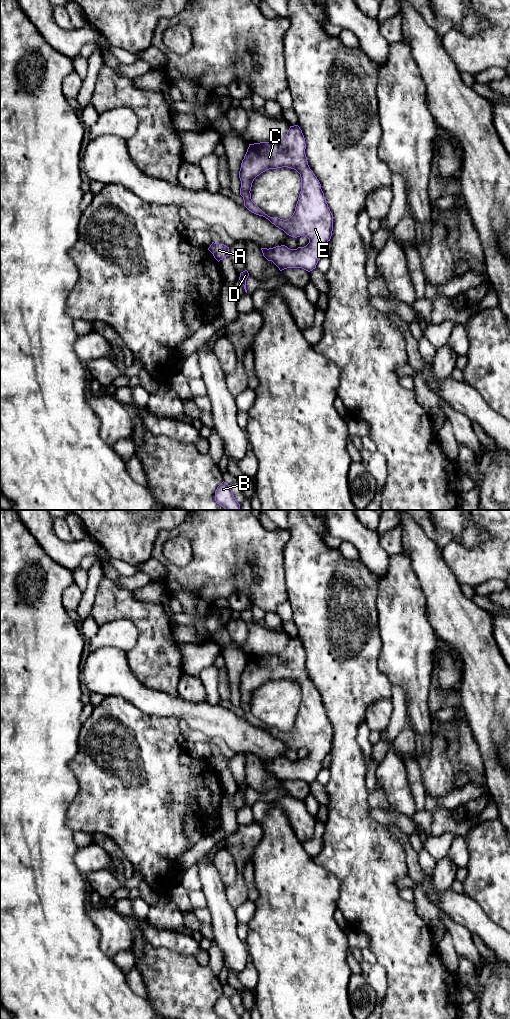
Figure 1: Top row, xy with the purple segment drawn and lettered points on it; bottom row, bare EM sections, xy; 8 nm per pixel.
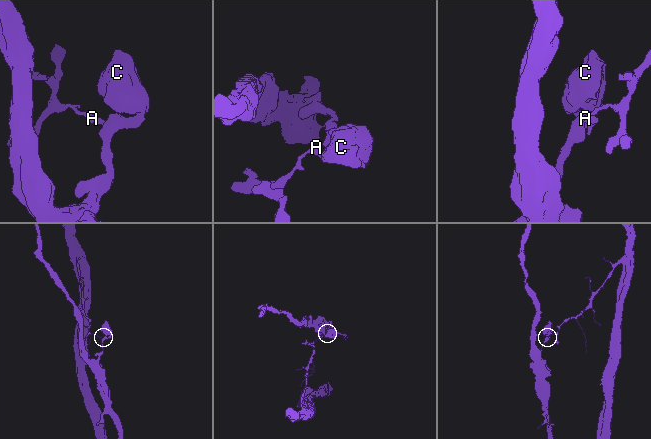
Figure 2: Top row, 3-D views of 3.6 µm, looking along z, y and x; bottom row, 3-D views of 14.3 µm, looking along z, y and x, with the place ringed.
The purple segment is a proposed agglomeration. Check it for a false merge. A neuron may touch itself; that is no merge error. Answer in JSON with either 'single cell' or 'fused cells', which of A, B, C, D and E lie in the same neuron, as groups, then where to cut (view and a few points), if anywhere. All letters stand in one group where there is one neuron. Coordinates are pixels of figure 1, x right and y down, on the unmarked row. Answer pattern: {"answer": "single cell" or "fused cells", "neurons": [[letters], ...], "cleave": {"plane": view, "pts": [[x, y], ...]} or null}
{"answer": "fused cells", "neurons": [["A"], ["B", "C", "D", "E"]], "cleave": {"plane": "xy", "pts": [[277, 777], [282, 781]]}}

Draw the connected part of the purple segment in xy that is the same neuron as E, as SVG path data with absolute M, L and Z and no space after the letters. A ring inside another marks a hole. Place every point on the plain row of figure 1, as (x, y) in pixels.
M298 637L290 638L286 648L280 653L260 654L249 656L247 664L241 675L239 690L241 693L240 707L243 709L244 718L252 725L263 728L279 741L291 749L305 747L309 755L304 759L290 761L285 757L273 760L261 760L263 768L272 773L282 782L287 780L302 780L308 784L316 780L322 769L325 756L330 753L333 743L333 727L328 719L321 696L313 683L310 681L305 666L306 656L302 642ZM288 679L296 682L301 689L301 703L293 727L283 732L278 729L270 729L265 726L251 711L251 699L254 691L269 681Z

